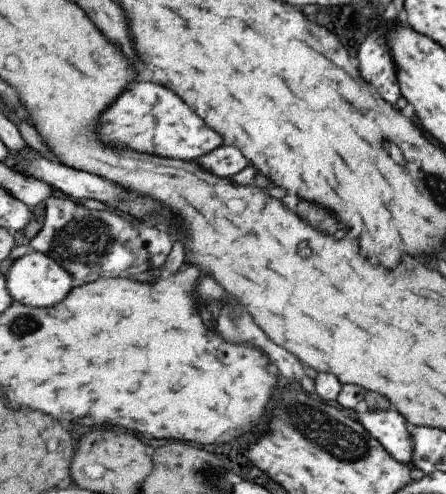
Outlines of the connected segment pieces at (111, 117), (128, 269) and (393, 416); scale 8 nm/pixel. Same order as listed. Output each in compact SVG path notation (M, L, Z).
M152 82L126 84L114 104L102 114L98 136L114 150L132 150L178 160L196 160L224 142L191 106L182 102L180 96Z
M56 193L46 199L45 218L41 230L29 242L34 250L55 260L68 274L74 286L110 277L132 278L146 270L157 271L165 266L172 238L168 232L148 228L108 210L92 210L72 198Z
M396 410L357 412L358 422L398 461L411 466L412 441L406 420Z

